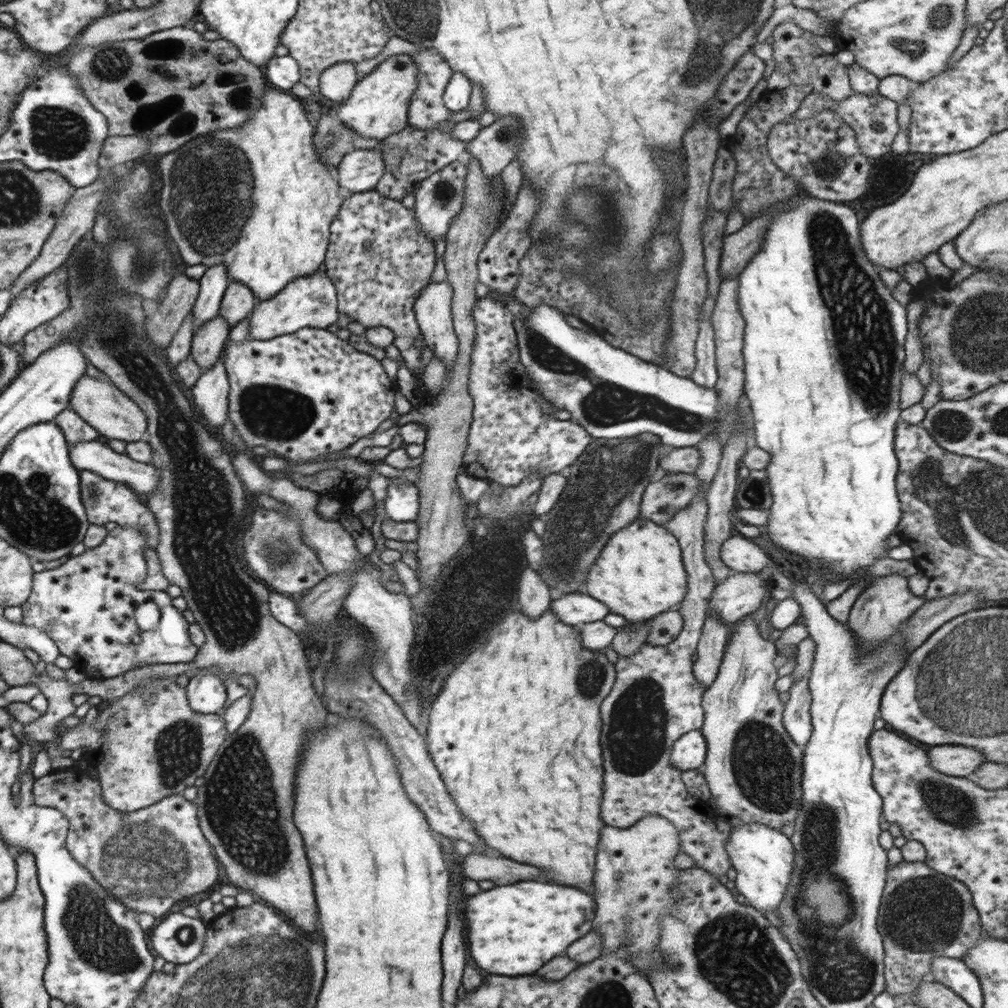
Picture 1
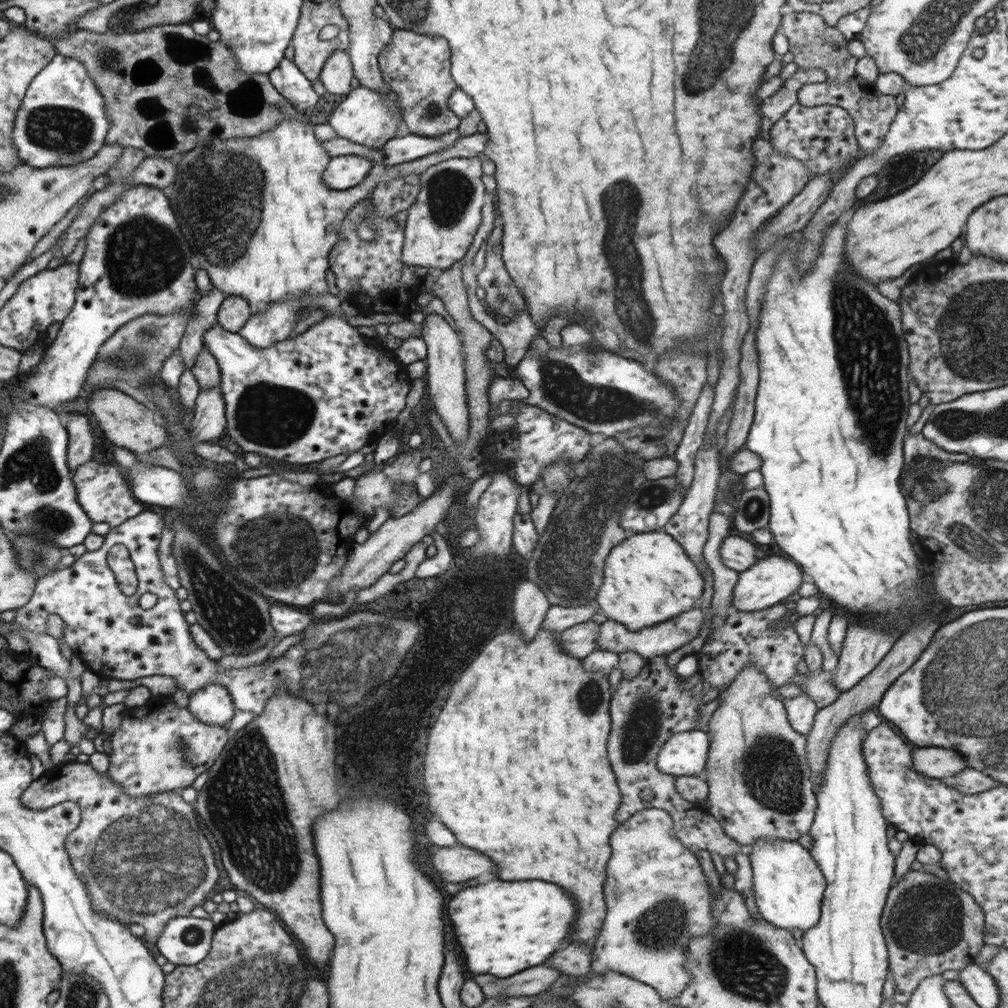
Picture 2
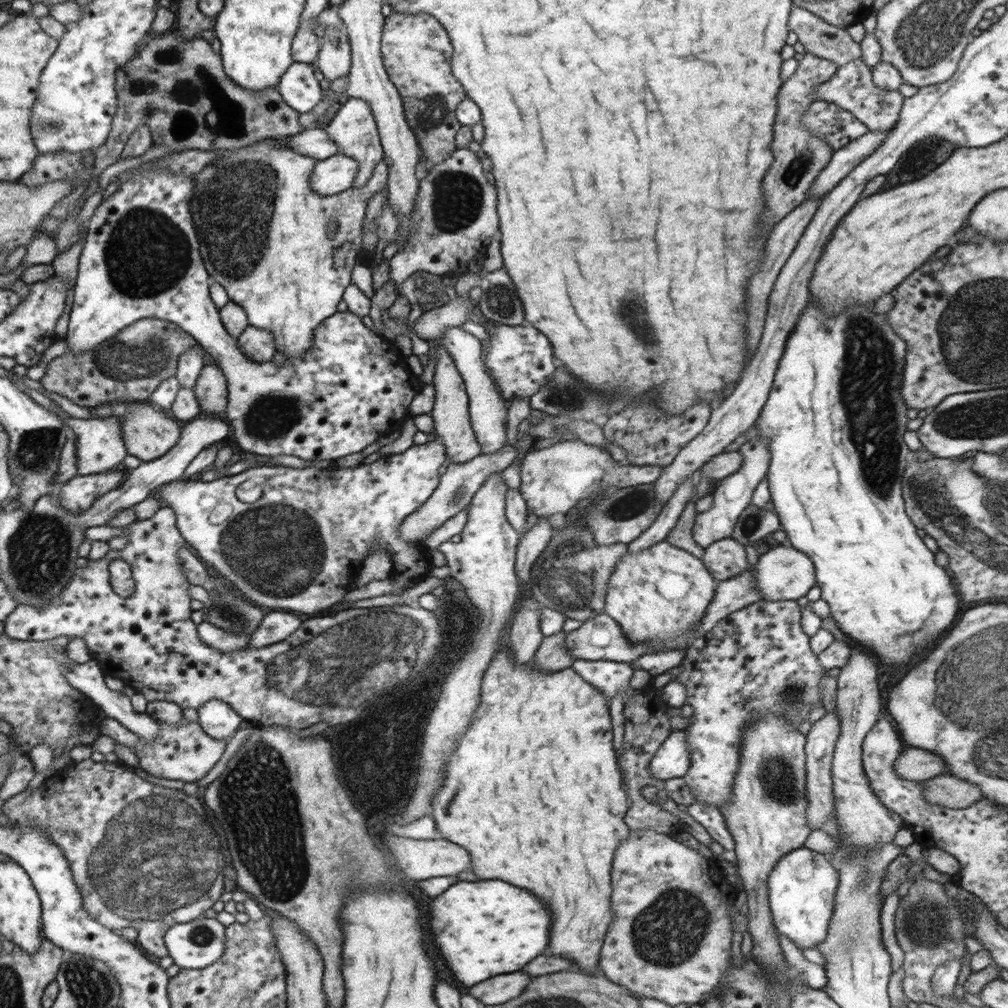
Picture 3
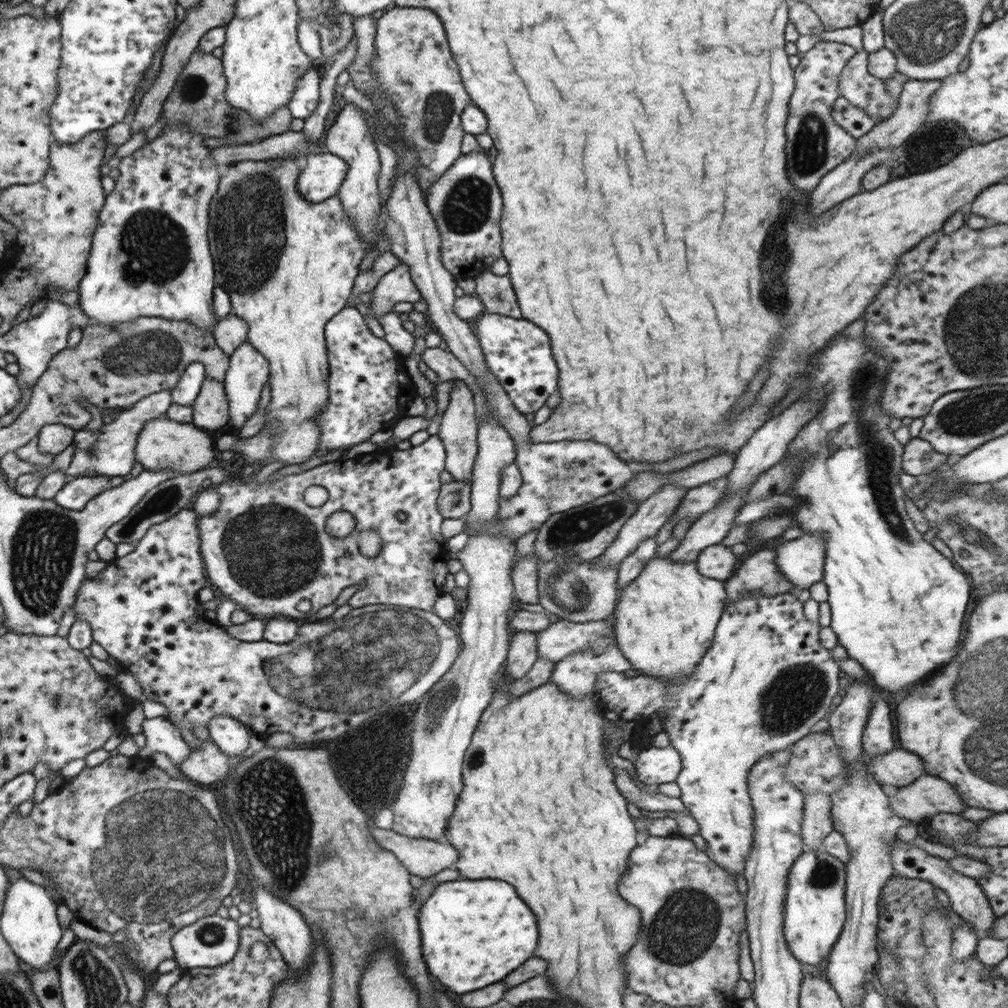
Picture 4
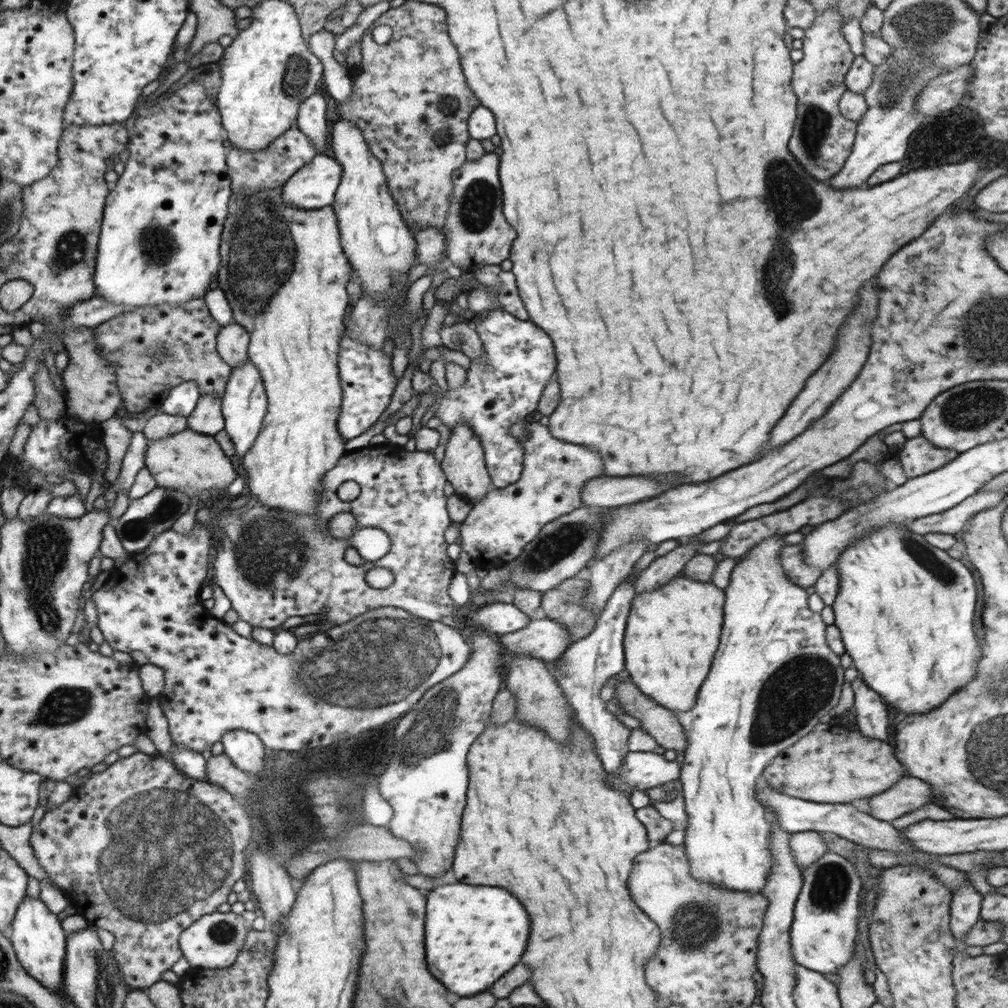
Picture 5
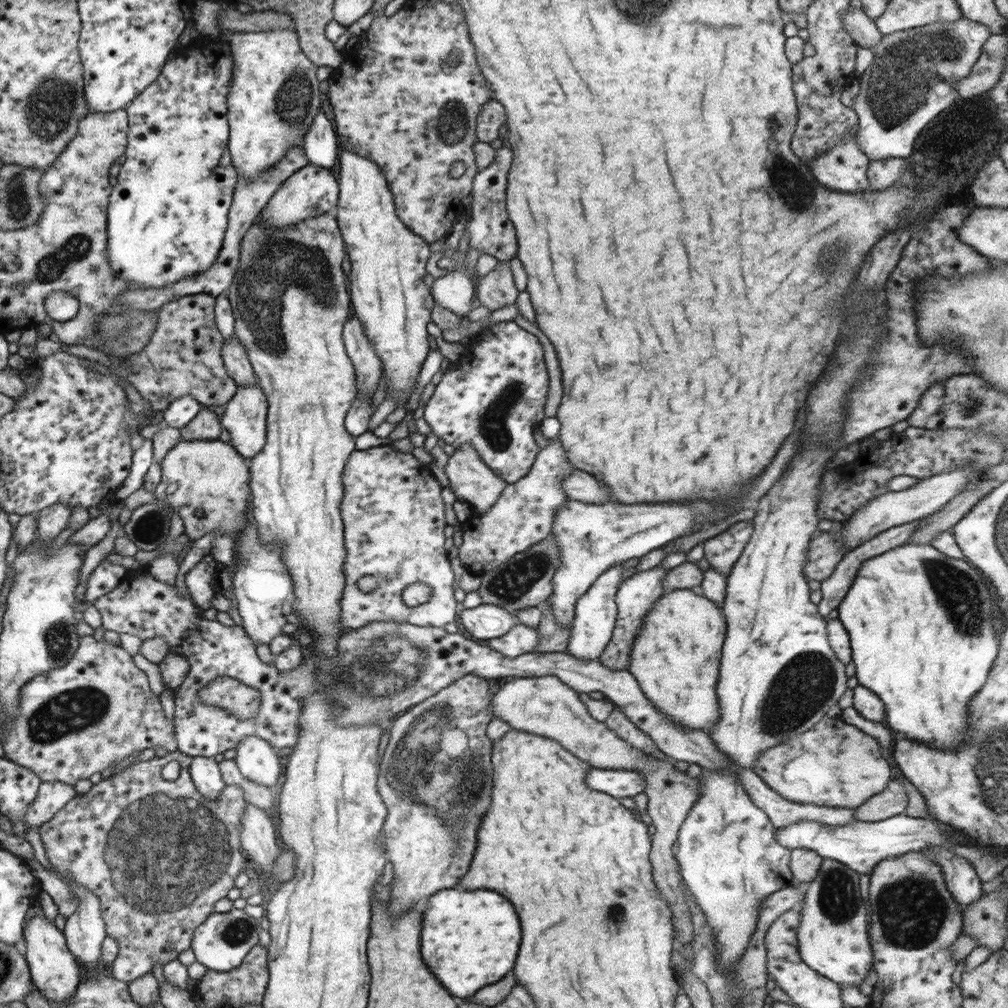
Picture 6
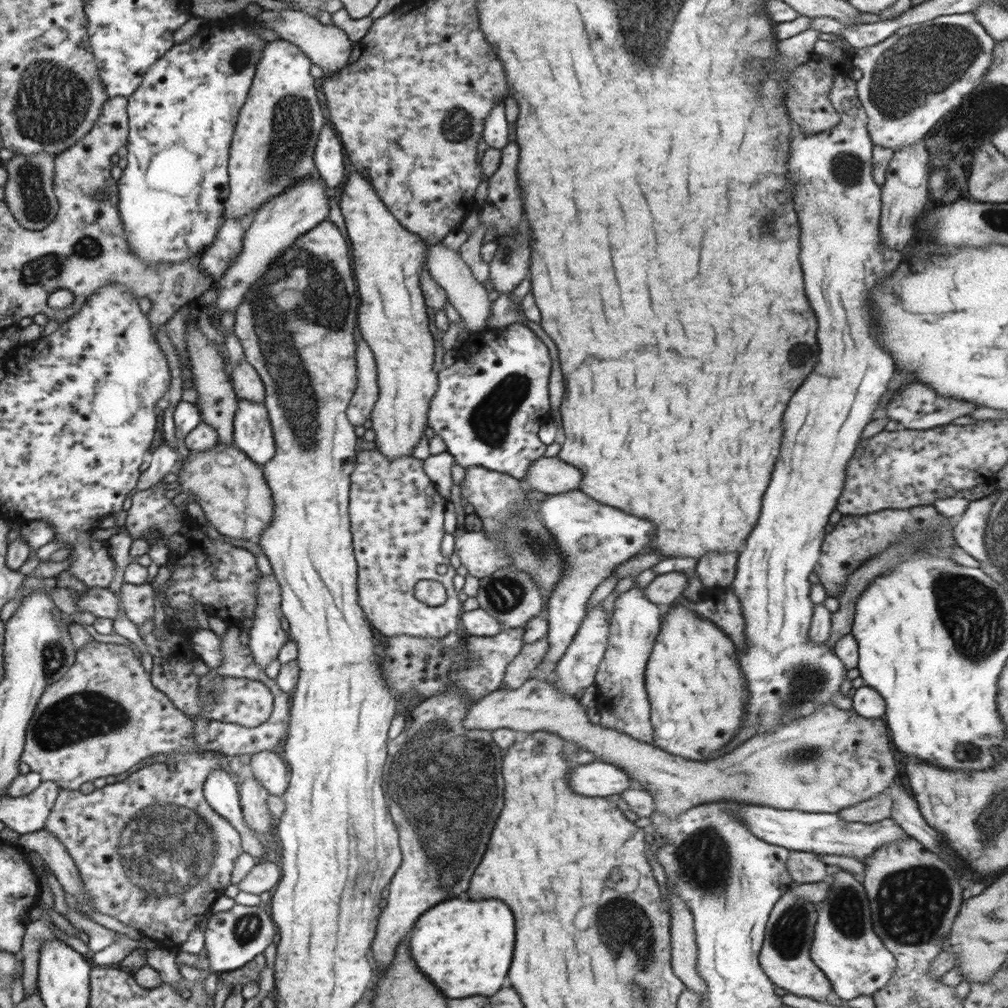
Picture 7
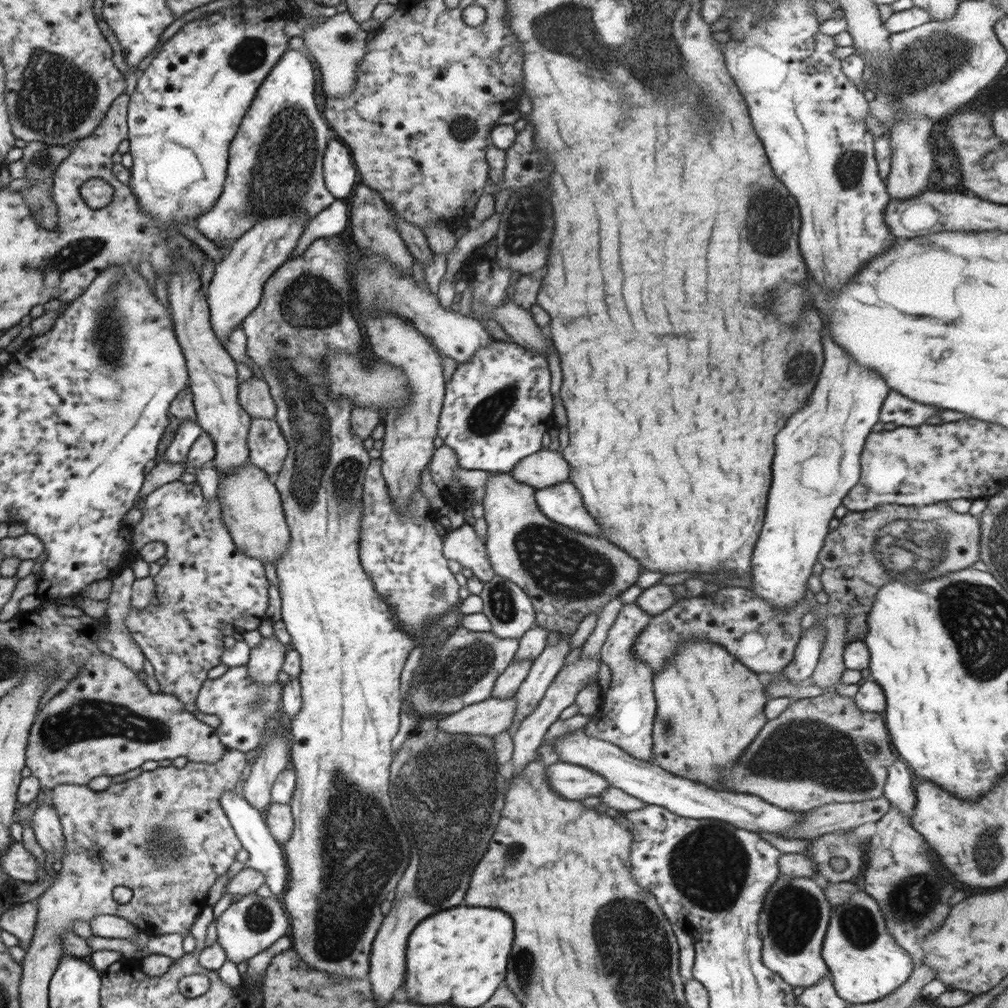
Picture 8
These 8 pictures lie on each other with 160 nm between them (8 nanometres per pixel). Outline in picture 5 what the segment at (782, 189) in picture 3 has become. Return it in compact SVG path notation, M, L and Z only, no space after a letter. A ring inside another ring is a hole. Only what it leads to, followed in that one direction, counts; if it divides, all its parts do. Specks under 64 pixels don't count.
M838 7L817 13L812 27L806 30L802 48L804 56L794 63L791 78L798 108L788 148L812 178L824 182L842 168L857 133L857 123L842 116L839 108L840 98L847 91L846 73L856 58L842 35L842 26L844 21Z

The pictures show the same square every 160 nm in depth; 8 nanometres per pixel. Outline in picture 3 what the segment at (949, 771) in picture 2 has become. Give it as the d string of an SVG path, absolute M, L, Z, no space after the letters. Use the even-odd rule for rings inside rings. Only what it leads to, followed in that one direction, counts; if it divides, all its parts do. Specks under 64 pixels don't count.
M921 748L906 749L893 763L895 771L906 780L922 782L948 772L942 756Z

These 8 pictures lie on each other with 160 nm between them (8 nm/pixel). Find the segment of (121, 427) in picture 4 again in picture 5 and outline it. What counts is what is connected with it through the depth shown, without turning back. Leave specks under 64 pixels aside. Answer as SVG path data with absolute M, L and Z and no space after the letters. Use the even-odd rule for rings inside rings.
M143 431L133 432L131 436L128 450L126 450L125 458L122 460L122 468L117 481L111 485L110 492L120 491L126 492L128 495L129 490L135 482L135 477L142 470L146 468L146 448L148 448L148 440Z

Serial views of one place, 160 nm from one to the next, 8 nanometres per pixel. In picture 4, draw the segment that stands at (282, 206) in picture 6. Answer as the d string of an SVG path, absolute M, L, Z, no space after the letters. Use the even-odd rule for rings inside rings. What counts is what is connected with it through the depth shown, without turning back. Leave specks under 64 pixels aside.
M322 151L307 155L302 162L297 189L304 199L319 203L338 194L349 169L343 158Z

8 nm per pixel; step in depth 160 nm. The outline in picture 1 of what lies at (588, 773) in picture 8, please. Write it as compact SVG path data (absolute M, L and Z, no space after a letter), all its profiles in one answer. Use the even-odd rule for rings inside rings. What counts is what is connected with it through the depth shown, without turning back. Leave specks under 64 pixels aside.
M701 729L683 734L673 746L670 762L679 769L702 769L707 755L707 742Z

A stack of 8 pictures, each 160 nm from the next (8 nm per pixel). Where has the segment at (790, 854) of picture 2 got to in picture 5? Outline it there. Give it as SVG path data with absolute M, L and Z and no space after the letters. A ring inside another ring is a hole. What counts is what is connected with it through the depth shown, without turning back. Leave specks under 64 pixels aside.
M828 851L801 871L803 885L795 902L790 928L791 955L795 962L812 971L832 974L850 964L858 943L858 917L861 915L860 894L864 886L859 871L847 858Z

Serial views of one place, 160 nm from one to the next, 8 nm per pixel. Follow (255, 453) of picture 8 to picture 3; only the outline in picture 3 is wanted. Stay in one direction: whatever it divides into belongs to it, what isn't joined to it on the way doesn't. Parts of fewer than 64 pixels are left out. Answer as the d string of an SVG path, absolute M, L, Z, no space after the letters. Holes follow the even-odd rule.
M248 325L237 338L241 351L252 360L265 363L277 352L273 331Z

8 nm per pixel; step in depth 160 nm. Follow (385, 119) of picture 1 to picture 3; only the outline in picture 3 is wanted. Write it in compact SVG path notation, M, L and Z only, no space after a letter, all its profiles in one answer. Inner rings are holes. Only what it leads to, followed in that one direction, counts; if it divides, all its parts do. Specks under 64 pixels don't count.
M349 98L325 128L328 136L339 146L340 154L351 156L359 162L359 171L354 179L354 188L364 186L376 165L383 159L383 146L379 137L379 130L370 106L364 100Z

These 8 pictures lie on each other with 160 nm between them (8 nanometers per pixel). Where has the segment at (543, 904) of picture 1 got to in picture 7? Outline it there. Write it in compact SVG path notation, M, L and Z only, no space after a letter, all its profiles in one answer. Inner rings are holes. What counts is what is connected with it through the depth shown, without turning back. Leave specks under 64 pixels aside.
M450 898L428 912L424 912L412 932L410 938L410 950L412 956L422 972L438 984L438 990L446 998L468 998L468 996L492 996L500 990L510 962L512 962L512 952L514 952L514 914L512 910L500 902L500 900L460 900L460 898Z

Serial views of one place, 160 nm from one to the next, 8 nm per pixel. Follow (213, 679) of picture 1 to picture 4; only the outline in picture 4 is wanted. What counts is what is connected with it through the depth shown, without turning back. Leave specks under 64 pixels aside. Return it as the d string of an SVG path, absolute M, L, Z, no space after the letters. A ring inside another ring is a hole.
M216 715L207 728L213 742L230 758L240 756L249 746L248 739L252 732L228 715Z

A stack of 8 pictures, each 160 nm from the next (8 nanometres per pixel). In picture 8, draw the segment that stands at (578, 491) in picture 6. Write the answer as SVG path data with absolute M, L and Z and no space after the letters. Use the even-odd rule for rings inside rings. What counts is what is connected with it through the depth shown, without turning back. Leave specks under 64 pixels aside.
M543 449L522 459L509 474L532 488L548 488L569 481L570 466L562 454Z

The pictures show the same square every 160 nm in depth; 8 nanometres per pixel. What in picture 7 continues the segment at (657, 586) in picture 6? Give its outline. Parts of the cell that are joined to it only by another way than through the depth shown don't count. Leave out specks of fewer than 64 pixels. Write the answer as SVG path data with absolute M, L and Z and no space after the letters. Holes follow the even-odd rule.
M633 587L618 595L613 615L609 619L607 649L594 682L599 690L595 707L602 717L600 725L651 745L654 733L645 689L645 668L660 630L662 611L663 608L650 602L640 588Z

